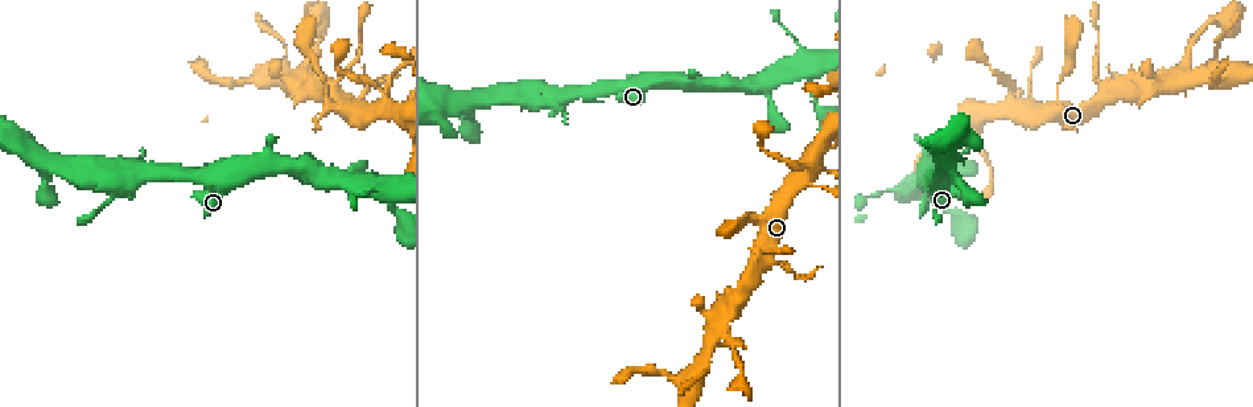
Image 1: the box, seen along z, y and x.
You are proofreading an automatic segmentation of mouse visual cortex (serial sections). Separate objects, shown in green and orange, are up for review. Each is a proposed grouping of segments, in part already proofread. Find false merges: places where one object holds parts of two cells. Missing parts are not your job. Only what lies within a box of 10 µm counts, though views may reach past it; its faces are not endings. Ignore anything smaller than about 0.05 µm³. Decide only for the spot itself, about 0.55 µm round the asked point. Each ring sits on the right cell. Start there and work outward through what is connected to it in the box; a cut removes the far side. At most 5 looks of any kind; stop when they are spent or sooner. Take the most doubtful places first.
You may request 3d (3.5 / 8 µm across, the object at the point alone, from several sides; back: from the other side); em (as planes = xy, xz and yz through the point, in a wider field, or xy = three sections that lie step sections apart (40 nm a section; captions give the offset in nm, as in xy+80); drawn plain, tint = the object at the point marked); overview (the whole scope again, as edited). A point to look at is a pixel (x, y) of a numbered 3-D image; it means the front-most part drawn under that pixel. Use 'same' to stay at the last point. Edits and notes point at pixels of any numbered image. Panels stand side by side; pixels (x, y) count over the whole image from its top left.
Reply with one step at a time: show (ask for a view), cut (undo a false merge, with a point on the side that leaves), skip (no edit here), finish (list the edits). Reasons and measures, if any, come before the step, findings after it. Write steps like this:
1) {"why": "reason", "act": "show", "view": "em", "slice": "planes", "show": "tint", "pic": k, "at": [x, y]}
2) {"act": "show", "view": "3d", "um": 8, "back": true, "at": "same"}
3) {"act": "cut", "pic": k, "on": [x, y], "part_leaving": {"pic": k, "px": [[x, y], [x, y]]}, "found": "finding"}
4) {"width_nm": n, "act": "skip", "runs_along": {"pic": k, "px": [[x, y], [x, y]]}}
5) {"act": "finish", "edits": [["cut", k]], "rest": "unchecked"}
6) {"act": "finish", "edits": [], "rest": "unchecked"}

{"act": "show", "view": "3d", "um": 3.5, "pic": 1, "at": [383, 109]}

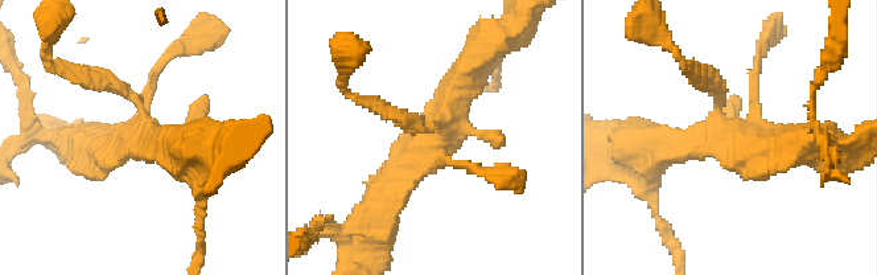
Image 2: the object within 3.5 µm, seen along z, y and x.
{"act": "show", "view": "em", "slice": "xy", "step": 1, "show": "tint", "pic": 2, "at": [722, 134]}

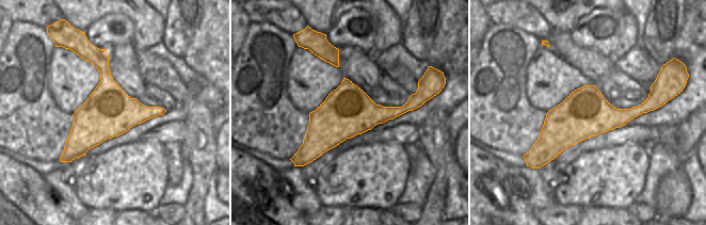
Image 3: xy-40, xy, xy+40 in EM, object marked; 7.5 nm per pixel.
{"width_nm": 380, "act": "skip", "runs_along": {"pic": 3, "px": [[658, 99], [620, 117], [577, 117], [531, 151]]}, "found": "all the same cell"}

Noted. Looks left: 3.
{"why": "calibre changes", "act": "show", "view": "3d", "um": 3.5, "pic": 1, "at": [560, 94]}

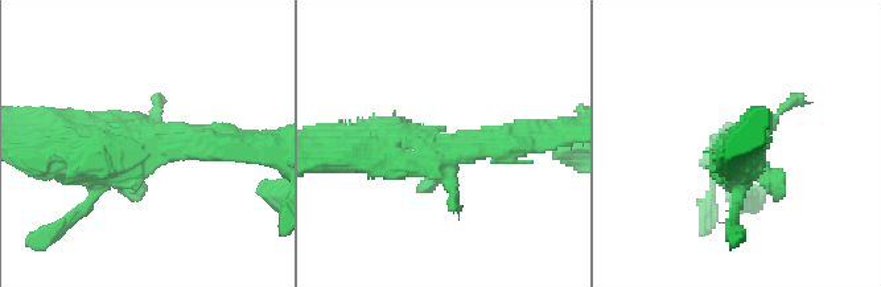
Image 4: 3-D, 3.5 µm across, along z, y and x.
{"act": "show", "view": "em", "slice": "xy", "step": 3, "show": "tint", "pic": 4, "at": [445, 152]}

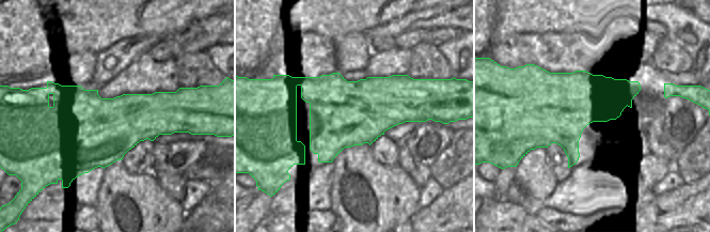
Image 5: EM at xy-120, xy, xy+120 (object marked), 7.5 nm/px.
{"why": "cut it another way", "act": "show", "view": "em", "slice": "xy", "step": 5, "show": "tint", "at": "same"}

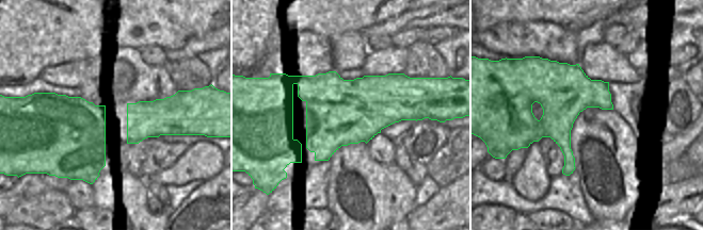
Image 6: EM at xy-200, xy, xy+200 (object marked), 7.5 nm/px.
{"width_nm": 500, "act": "skip", "runs_along": {"pic": 4, "px": [[536, 135], [431, 162], [366, 151]]}, "found": "continuous, no second cell"}

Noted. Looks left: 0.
{"act": "finish", "edits": [], "rest": "unchecked"}

